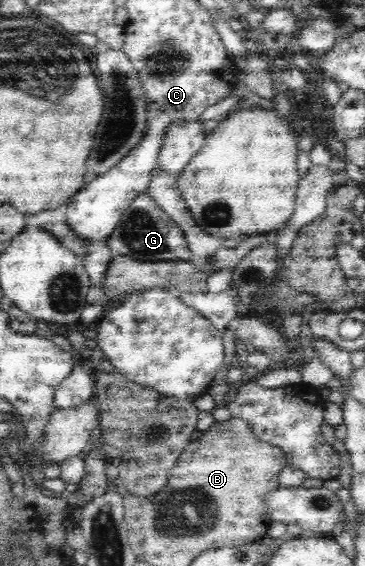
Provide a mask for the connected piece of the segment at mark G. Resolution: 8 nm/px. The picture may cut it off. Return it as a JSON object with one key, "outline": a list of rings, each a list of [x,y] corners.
{"outline":[[[140,193],[133,204],[125,210],[115,230],[105,244],[111,247],[115,257],[128,256],[138,261],[155,262],[170,260],[190,260],[190,248],[185,233],[171,219],[148,193]]]}

